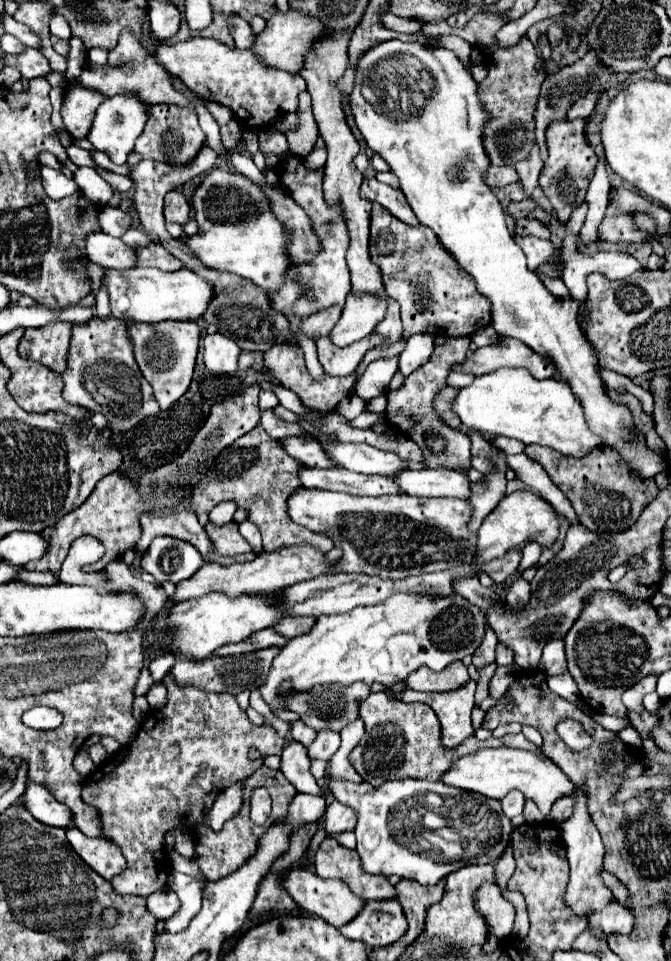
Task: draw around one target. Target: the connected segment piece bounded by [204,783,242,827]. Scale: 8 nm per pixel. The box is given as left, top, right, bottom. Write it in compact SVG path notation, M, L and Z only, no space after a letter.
M234 783L232 787L224 789L218 795L212 809L204 817L204 823L208 827L222 827L232 815L236 815L240 805L242 805L242 787L240 787L240 783Z

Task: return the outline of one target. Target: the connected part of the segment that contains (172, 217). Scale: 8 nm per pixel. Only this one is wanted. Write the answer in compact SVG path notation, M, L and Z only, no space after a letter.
M168 191L164 203L164 217L170 223L184 225L190 219L190 205L180 191Z

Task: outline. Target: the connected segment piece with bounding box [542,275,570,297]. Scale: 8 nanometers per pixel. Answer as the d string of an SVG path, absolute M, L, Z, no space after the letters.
M544 275L544 277L542 277L542 283L544 283L544 285L548 287L548 291L550 291L552 295L556 295L556 297L564 297L564 295L570 295L562 279L554 279L554 277L548 277L548 275Z

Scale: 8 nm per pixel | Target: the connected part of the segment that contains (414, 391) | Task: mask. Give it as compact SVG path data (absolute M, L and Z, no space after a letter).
M452 337L446 339L444 345L436 345L430 361L408 375L406 385L396 389L396 395L392 395L392 401L388 401L386 409L386 421L392 423L400 433L408 435L420 449L422 449L422 465L426 469L438 469L438 467L452 467L462 469L464 475L472 469L472 453L470 453L470 439L466 435L460 435L458 429L446 427L438 417L432 413L432 399L434 395L446 385L448 367L452 363L458 363L466 357L470 345L470 337Z

